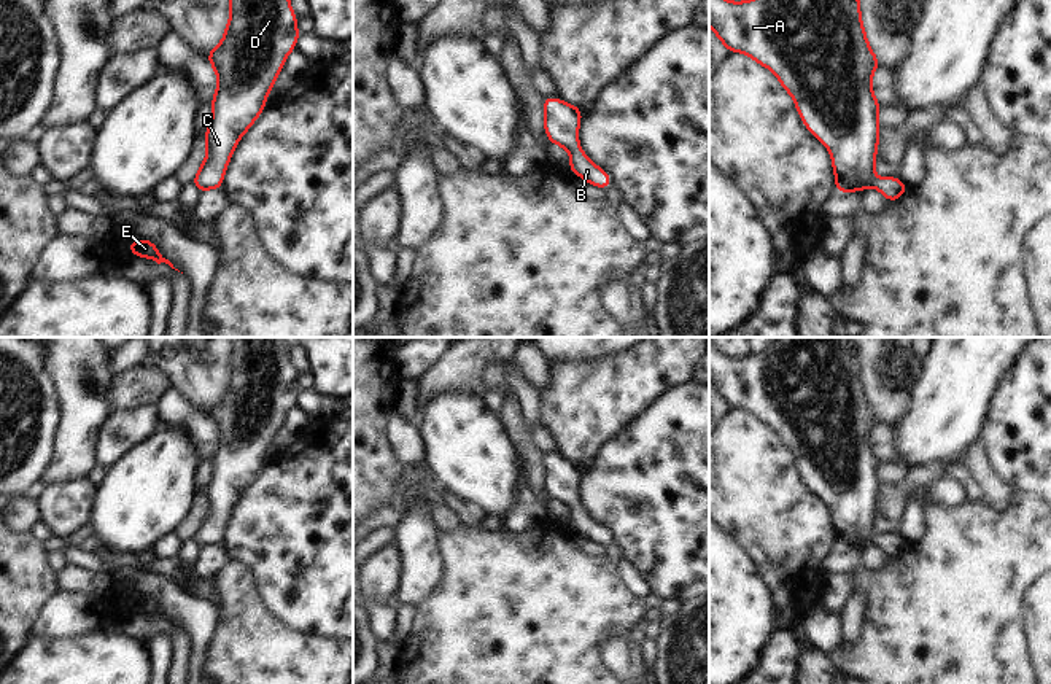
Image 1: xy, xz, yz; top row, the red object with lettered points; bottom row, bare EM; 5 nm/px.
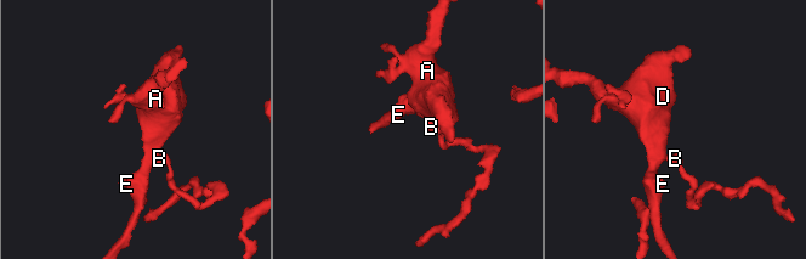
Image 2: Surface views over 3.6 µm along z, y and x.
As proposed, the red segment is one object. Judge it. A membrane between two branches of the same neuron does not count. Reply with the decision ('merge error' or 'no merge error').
no merge error

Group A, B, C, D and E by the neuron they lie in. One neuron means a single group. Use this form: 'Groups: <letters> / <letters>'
Groups: A B C D E.

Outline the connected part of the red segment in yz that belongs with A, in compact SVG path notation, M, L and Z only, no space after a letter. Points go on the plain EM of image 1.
M774 337L758 355L728 358L709 339L709 383L730 409L744 409L754 418L770 425L792 452L806 485L832 511L836 549L878 546L889 558L897 558L909 546L898 533L875 533L879 501L878 468L881 460L871 445L871 433L881 422L875 412L862 379L860 353L851 337Z

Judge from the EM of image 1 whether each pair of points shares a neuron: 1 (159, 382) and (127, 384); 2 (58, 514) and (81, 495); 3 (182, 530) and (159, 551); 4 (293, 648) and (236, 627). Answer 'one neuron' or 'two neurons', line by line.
1: one neuron
2: one neuron
3: two neurons
4: one neuron

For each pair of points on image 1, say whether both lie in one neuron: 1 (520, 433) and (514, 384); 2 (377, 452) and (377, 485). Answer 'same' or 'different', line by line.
1: different
2: same

